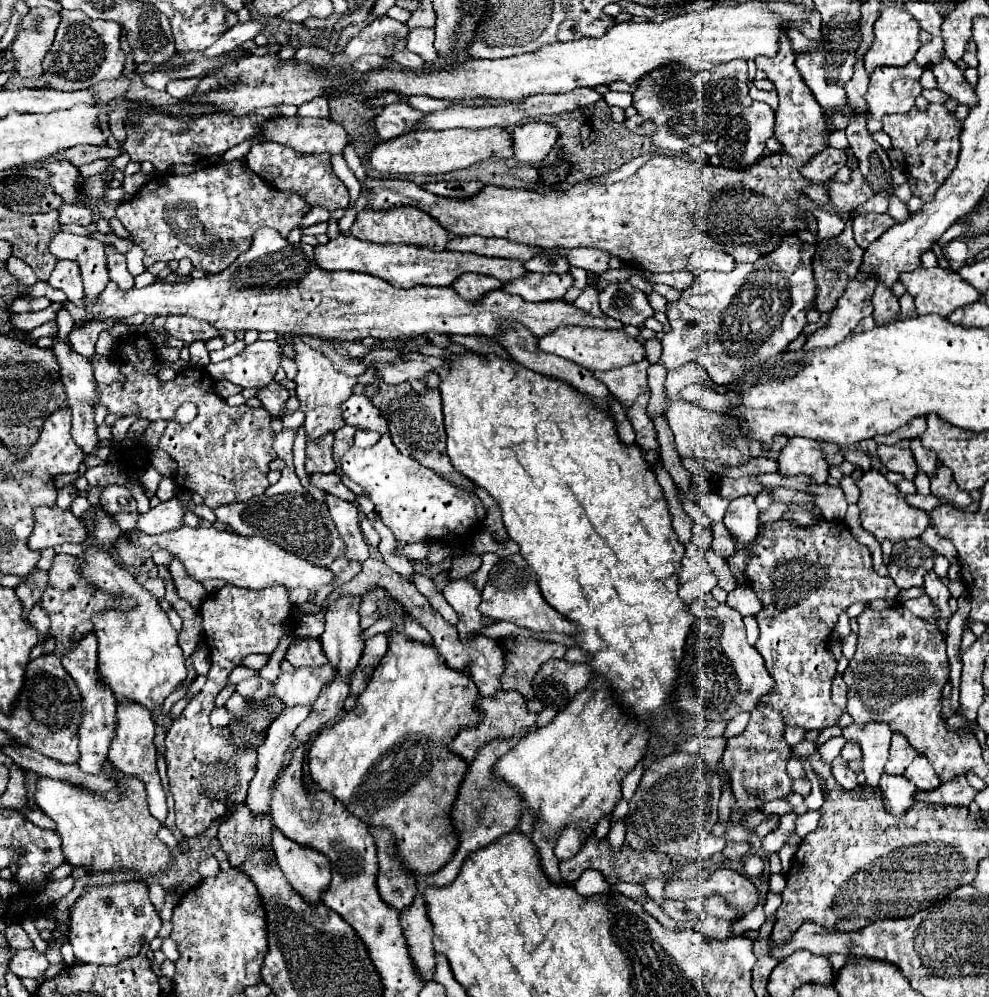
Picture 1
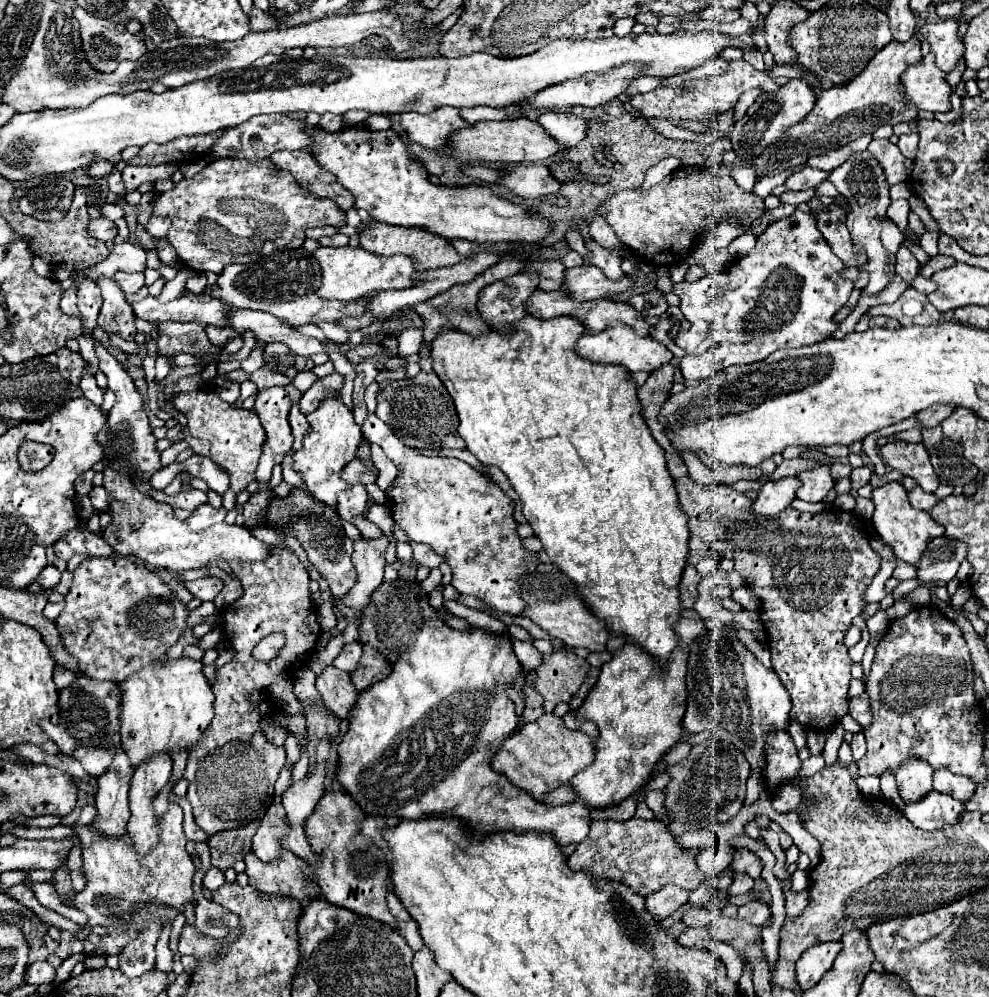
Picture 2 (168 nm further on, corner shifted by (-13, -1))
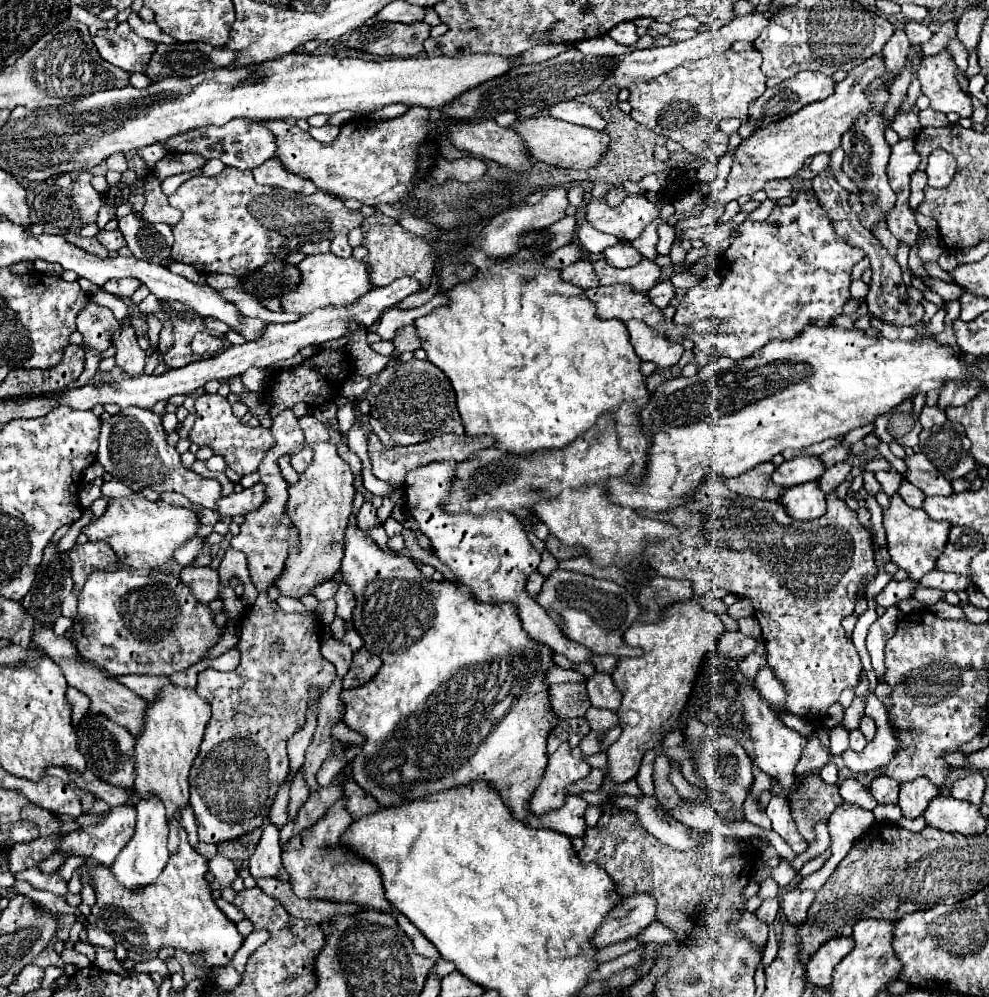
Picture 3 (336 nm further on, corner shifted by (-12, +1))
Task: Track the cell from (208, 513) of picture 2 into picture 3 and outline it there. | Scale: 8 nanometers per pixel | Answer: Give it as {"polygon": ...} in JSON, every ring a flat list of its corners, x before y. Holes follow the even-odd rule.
{"polygon":[[254,484,252,488,248,490,242,490,240,494,230,494,226,498,220,498,218,500,218,508,216,512,220,514,220,518,226,518,226,516,244,516,248,514,250,510,256,510,260,504,262,504,262,498,264,498,264,490,262,490,262,484]]}

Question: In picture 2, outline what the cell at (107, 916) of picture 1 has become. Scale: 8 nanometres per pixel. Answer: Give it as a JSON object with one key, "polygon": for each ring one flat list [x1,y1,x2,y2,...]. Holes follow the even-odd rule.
{"polygon":[[151,922,149,928,139,932,137,940,133,940,121,954,119,954,119,970,125,976,141,976,143,972,155,966,155,942,161,934,161,926]]}

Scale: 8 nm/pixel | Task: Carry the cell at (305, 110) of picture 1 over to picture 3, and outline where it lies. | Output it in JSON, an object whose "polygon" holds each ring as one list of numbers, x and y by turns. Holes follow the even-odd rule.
{"polygon":[[326,124,326,126,320,126,320,128,310,128,310,134,312,134,312,138,316,138,320,142,330,142,338,136,338,130,340,130,338,126]]}

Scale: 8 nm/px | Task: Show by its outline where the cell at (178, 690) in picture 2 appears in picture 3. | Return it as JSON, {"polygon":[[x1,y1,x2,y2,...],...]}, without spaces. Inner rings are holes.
{"polygon":[[166,684,144,710,144,730,134,744,134,792,138,796,152,792,166,806,168,820,188,804,188,772,198,754,204,728,212,716,210,704,194,688]]}

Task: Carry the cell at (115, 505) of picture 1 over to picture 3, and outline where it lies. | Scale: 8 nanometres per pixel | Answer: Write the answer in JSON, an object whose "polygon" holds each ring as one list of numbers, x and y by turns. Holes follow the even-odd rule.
{"polygon":[[82,484,80,492,78,492,78,498,80,498,82,508,90,508,92,502,100,498,100,488,94,486,94,484]]}

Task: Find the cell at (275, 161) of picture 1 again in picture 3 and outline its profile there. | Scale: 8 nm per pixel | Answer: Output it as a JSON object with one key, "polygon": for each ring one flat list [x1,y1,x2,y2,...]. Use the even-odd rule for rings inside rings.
{"polygon":[[276,156,274,158,268,158,262,166,254,168,254,180,258,184,280,186,280,188,286,188,290,192,302,192,306,196,318,192,318,188,310,180,306,180,302,176,296,176,290,170,286,170]]}

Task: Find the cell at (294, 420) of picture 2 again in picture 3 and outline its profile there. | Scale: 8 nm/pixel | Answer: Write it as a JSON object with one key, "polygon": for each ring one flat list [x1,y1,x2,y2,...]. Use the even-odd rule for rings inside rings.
{"polygon":[[312,414,300,416,298,418,298,426,302,428,304,438,306,438,308,444,314,444,314,442,320,442,320,440,326,440,328,438,326,426,322,426,322,422,318,422]]}

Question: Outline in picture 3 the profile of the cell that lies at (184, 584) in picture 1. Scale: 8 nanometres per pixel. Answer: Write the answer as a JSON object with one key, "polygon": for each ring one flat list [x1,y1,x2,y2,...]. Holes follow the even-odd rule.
{"polygon":[[196,538,196,542,190,542,182,550,178,550,178,554,174,554,174,560,182,566,190,566,196,560,196,556,202,552,202,546,204,546,204,538]]}

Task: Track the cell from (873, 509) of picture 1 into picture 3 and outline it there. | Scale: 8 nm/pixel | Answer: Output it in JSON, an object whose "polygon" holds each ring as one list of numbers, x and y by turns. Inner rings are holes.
{"polygon":[[898,494,890,496,890,506,884,510,884,528,888,534,888,552,892,562,908,572,910,580,920,580,934,570,936,558,946,544,950,522,936,522,924,514,922,508,910,508]]}

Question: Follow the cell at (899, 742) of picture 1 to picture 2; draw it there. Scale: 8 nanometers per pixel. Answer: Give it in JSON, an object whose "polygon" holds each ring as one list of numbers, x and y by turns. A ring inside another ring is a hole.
{"polygon":[[911,758,907,764,899,768,895,780,899,796,905,802,915,802,933,790,933,768,923,760]]}

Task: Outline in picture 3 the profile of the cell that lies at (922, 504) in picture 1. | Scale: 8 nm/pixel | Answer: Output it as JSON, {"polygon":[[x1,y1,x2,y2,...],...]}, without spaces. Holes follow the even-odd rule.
{"polygon":[[902,480,902,486,898,490,898,494,902,496,902,500,906,504,910,504,912,508,922,508,922,502,926,500,926,496,922,494,922,490,918,490,916,486,910,486,910,482]]}

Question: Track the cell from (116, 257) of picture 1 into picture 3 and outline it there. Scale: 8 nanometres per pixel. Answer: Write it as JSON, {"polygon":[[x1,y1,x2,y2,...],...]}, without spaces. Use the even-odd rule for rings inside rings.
{"polygon":[[118,278,118,280,108,280,104,284,104,290,110,294,116,294,120,298,130,298,138,290,140,282,136,278]]}

